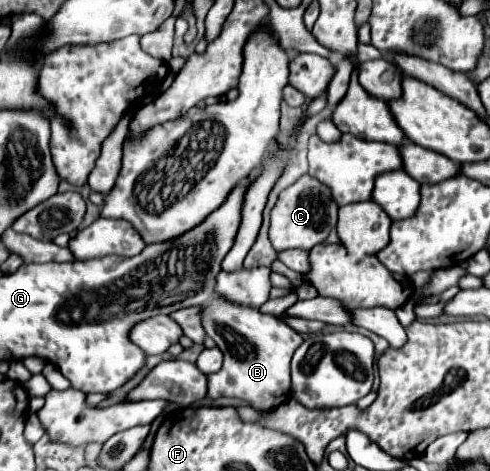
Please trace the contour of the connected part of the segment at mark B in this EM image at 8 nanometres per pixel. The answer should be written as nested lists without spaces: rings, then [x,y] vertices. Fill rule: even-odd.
[[[215,297],[203,307],[203,327],[225,355],[223,367],[207,375],[209,397],[237,397],[253,409],[273,411],[291,397],[291,357],[303,343],[303,337],[273,315],[263,315],[259,309],[237,307]]]

